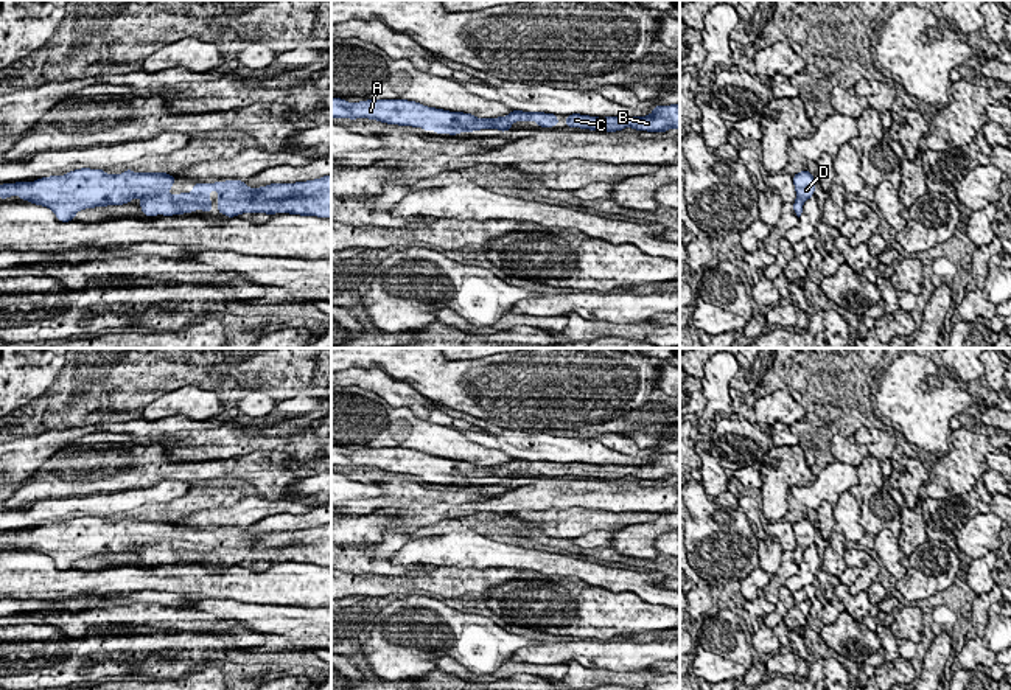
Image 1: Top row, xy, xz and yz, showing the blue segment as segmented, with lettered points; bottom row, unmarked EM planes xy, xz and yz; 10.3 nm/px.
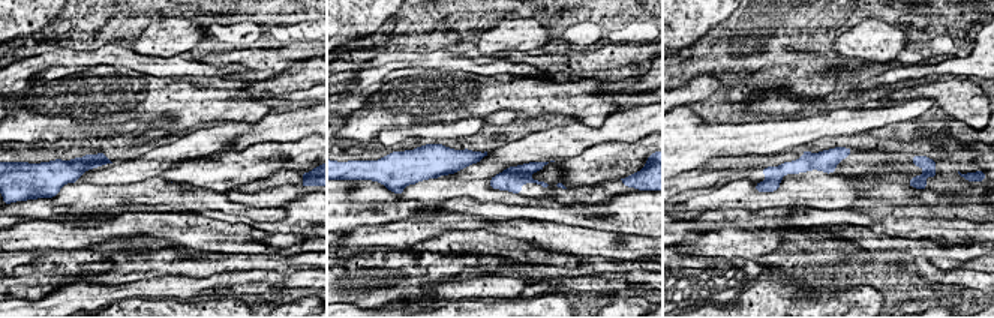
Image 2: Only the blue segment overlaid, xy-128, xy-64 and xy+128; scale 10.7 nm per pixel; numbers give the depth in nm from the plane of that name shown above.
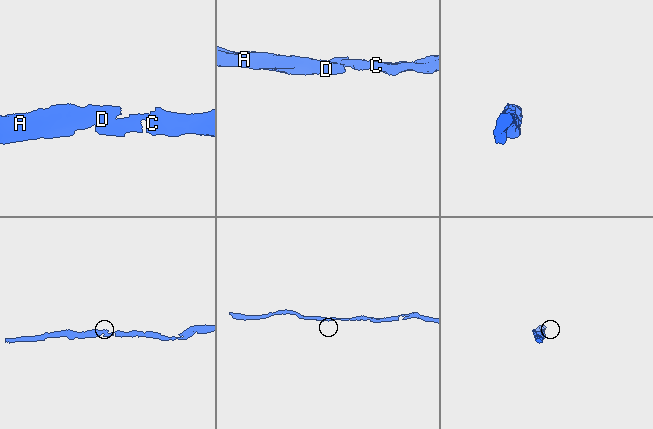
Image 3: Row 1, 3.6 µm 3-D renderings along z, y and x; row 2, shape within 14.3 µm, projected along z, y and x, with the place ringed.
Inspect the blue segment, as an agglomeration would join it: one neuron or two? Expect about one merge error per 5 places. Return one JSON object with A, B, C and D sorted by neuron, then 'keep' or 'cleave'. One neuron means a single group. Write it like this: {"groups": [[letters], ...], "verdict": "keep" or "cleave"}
{"groups": [["A", "B", "C", "D"]], "verdict": "keep"}

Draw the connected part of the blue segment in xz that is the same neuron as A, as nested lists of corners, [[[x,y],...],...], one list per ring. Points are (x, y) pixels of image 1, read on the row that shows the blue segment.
[[[331,96],[331,118],[369,118],[387,124],[422,127],[439,135],[456,135],[481,129],[510,131],[516,121],[537,121],[540,127],[558,126],[555,113],[513,110],[506,117],[478,118],[471,113],[428,107],[408,99],[367,99],[348,103]]]

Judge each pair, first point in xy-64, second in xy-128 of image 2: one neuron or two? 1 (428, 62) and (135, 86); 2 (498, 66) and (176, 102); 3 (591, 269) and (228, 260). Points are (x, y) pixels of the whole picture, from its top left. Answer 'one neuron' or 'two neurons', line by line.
1: two neurons
2: two neurons
3: one neuron

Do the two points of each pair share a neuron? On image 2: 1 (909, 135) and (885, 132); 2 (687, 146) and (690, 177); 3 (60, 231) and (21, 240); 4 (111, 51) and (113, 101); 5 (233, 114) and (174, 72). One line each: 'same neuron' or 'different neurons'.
1: same neuron
2: different neurons
3: same neuron
4: different neurons
5: different neurons

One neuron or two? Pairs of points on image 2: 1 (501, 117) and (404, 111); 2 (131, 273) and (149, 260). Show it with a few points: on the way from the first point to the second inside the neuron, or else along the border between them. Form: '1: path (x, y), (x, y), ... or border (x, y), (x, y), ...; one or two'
1: border (519, 113), (498, 110), (455, 122); two
2: path (135, 269), (144, 261); one

